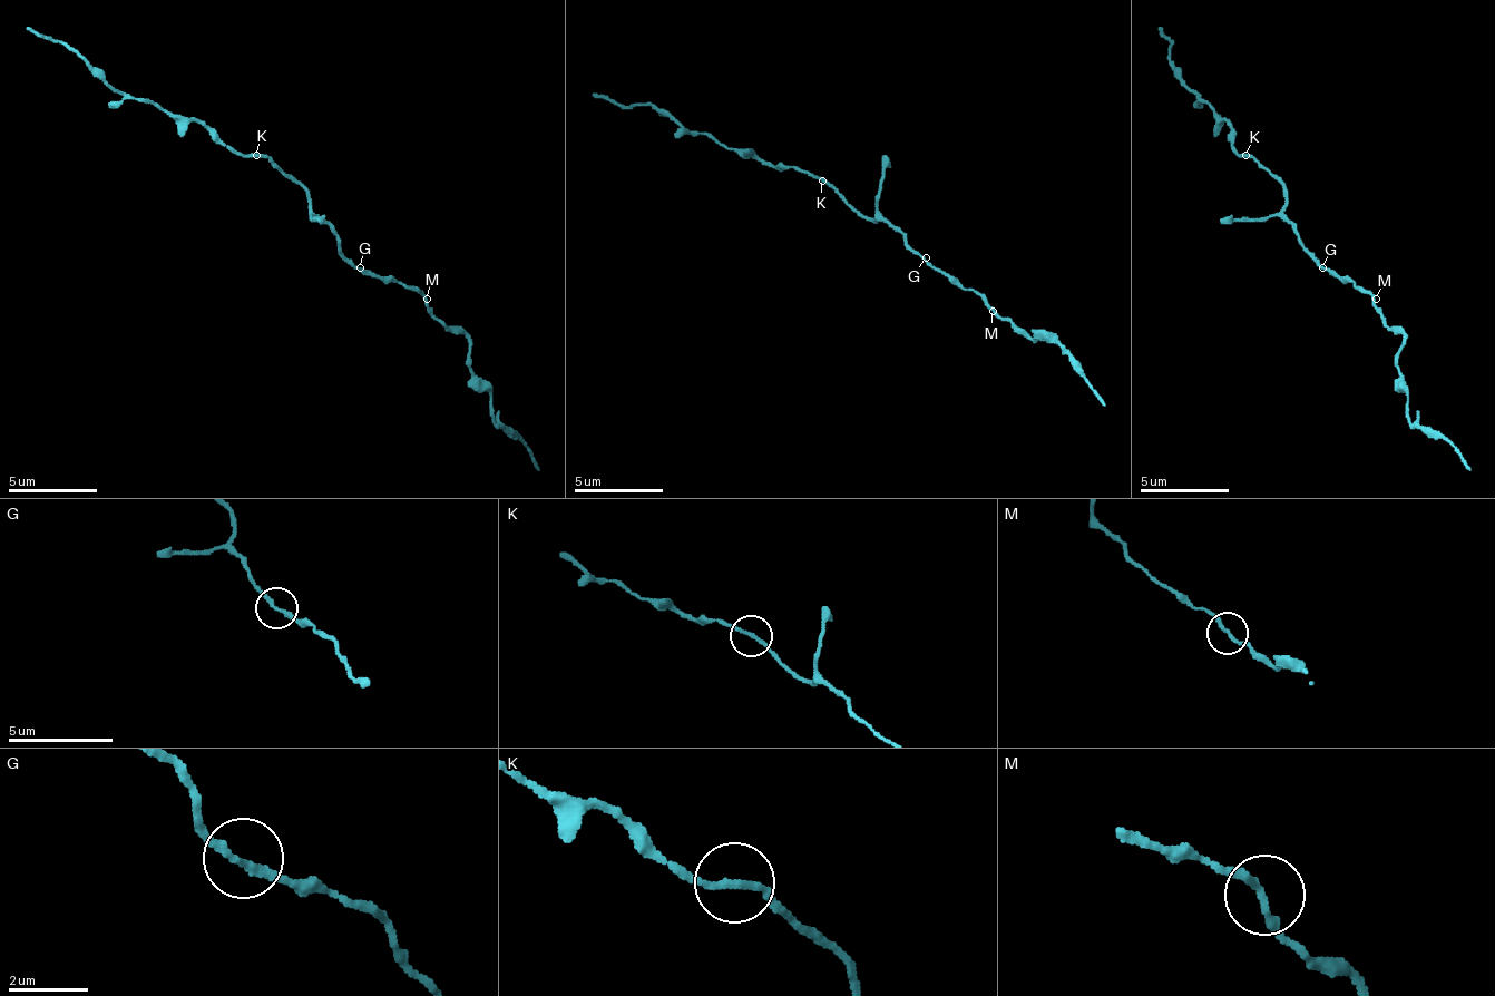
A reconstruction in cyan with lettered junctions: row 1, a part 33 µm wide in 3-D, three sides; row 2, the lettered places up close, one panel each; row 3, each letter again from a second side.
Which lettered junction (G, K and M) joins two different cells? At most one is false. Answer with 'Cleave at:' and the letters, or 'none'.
Cleave at: none

